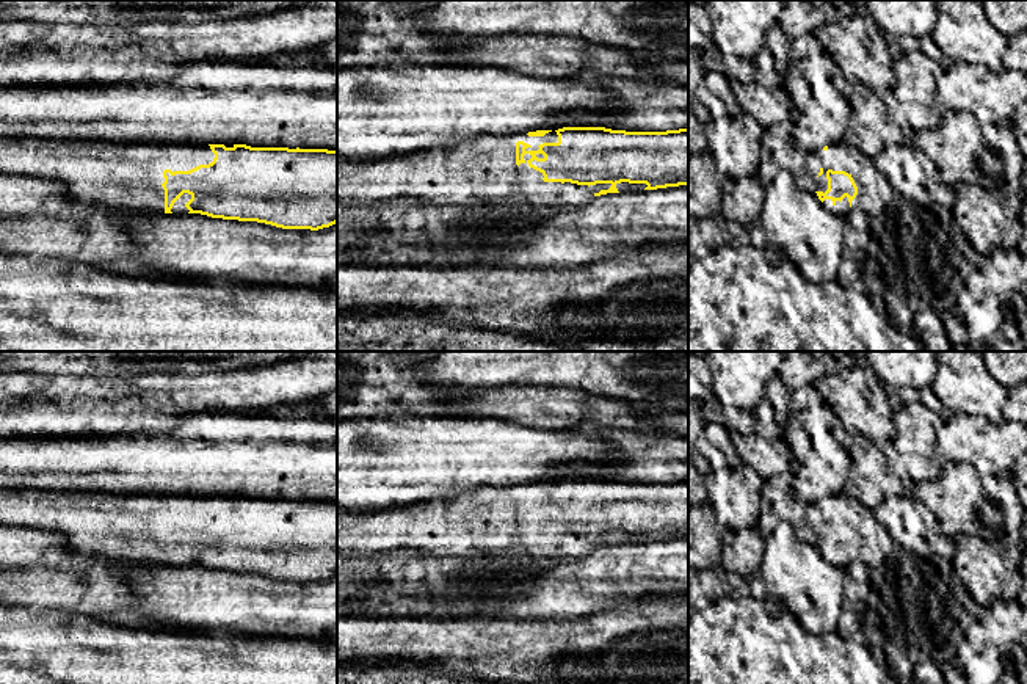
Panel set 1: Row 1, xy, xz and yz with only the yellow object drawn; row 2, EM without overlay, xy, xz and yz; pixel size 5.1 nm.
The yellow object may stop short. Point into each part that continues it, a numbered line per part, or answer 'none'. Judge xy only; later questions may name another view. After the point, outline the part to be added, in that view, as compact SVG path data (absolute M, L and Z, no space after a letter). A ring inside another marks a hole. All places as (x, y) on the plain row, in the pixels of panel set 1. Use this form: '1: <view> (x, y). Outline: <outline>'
1: xy (127, 527). Outline: M0 488L0 526L60 532L72 549L127 563L165 563L163 522L190 522L215 510L209 496Z

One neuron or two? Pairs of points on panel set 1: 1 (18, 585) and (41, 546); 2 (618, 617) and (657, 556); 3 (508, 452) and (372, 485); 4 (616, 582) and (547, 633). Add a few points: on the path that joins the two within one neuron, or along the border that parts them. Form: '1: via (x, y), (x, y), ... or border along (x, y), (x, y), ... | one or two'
1: via (21, 576), (41, 556) | one
2: border along (632, 604), (588, 615) | two
3: via (474, 454), (406, 458) | one
4: border along (615, 607), (579, 617) | two

